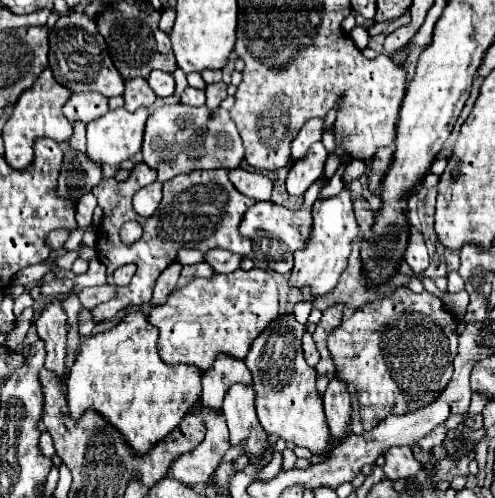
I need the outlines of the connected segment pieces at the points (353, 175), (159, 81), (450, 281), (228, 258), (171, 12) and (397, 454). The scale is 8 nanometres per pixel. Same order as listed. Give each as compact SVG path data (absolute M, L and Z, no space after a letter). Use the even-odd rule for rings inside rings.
M355 159L355 161L345 169L343 181L345 181L345 183L351 183L353 179L359 179L365 171L367 171L367 163L365 163L365 161L361 161L361 159Z
M155 69L153 73L149 73L147 83L149 83L149 87L151 87L159 97L169 97L169 95L173 95L175 81L173 81L173 77L171 77L169 73L165 73L165 71L157 71L157 69Z
M449 271L445 279L447 279L447 291L449 293L461 293L463 291L463 279L457 271Z
M211 249L205 253L205 263L209 263L217 273L235 271L239 267L239 261L241 261L241 255L229 253L225 249Z
M167 7L161 11L161 21L159 21L159 29L165 31L165 33L171 33L173 29L173 23L175 23L175 9Z
M389 447L385 451L385 477L391 481L413 477L421 471L421 463L413 457L411 447Z

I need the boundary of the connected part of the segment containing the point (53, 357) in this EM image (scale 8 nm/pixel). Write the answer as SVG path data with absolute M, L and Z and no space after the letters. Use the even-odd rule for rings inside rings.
M55 299L47 303L35 323L39 337L45 341L47 359L45 367L57 373L61 379L65 377L65 335L67 335L67 313L63 309L63 301Z

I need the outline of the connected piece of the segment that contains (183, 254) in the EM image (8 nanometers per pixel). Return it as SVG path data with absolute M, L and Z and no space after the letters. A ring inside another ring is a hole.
M181 249L177 253L177 261L181 265L193 265L193 263L199 263L203 261L203 253L201 251L191 251L191 249Z

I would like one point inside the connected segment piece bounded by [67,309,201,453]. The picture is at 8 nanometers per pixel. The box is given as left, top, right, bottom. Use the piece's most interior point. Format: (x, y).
(119, 373)

